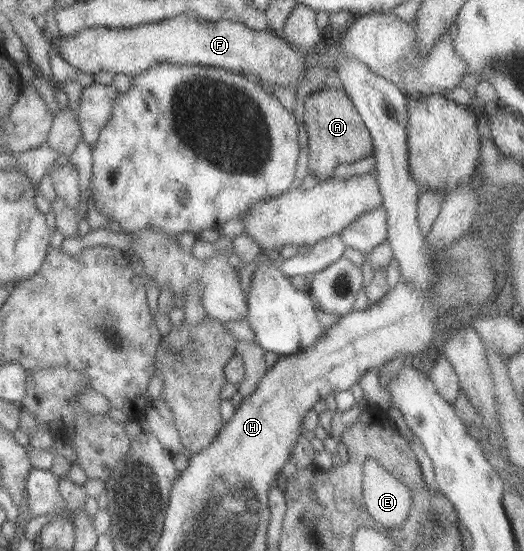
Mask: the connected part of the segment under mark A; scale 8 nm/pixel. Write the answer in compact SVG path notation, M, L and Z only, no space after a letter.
M329 82L313 90L303 104L302 117L307 131L306 167L318 182L329 179L335 167L350 165L372 155L371 137L347 95L337 84Z

